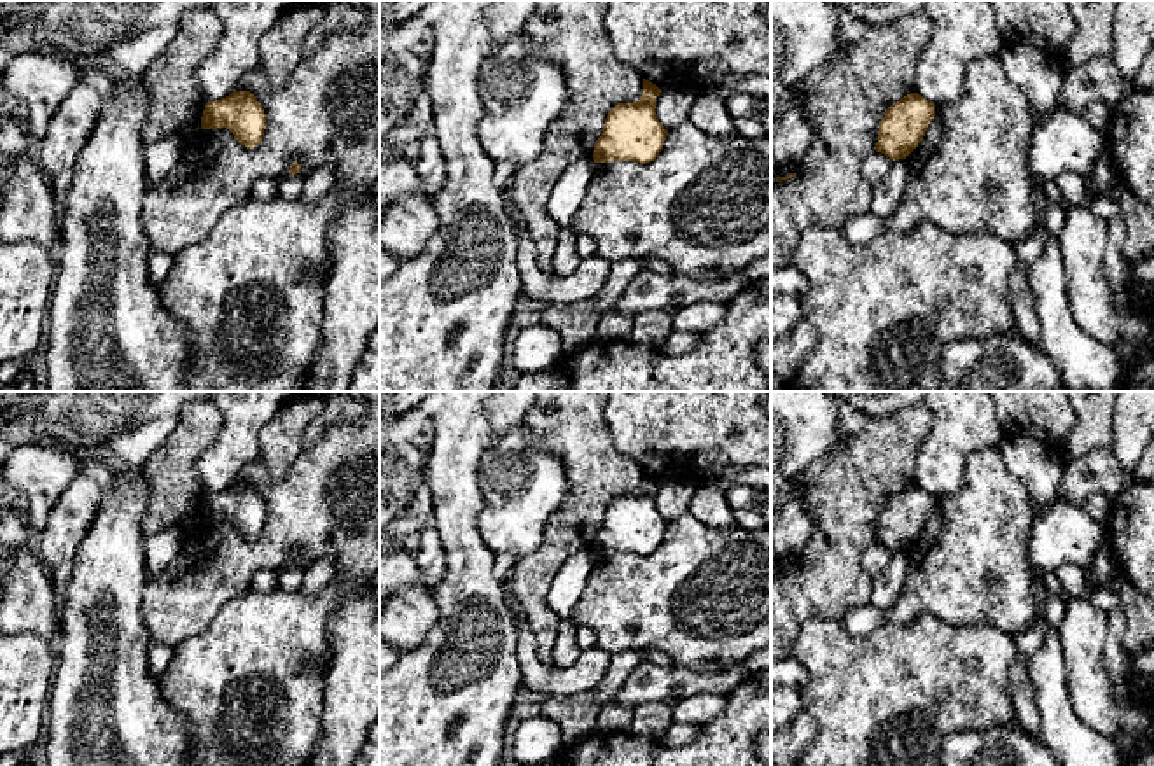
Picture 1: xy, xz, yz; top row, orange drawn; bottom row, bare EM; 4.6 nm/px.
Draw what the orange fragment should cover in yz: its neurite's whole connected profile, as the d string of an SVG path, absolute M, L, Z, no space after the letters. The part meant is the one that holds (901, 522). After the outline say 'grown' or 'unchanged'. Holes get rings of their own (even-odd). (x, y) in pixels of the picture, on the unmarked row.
M911 484L900 490L879 512L874 542L892 553L906 551L923 532L934 507L935 497L921 486Z | unchanged

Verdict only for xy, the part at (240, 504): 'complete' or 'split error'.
complete

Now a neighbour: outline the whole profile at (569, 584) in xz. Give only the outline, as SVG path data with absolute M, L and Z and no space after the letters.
M582 549L572 554L558 570L546 596L547 607L554 610L563 623L574 626L575 642L580 652L596 645L596 635L593 630L572 623L574 609L586 589L586 581L594 565L594 556L593 549Z

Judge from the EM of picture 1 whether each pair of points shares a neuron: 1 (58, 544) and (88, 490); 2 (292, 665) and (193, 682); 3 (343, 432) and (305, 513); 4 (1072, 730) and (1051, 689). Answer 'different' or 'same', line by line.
1: same
2: same
3: same
4: same

